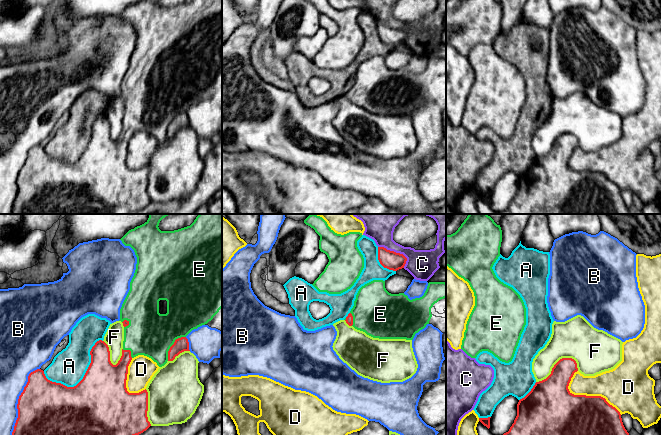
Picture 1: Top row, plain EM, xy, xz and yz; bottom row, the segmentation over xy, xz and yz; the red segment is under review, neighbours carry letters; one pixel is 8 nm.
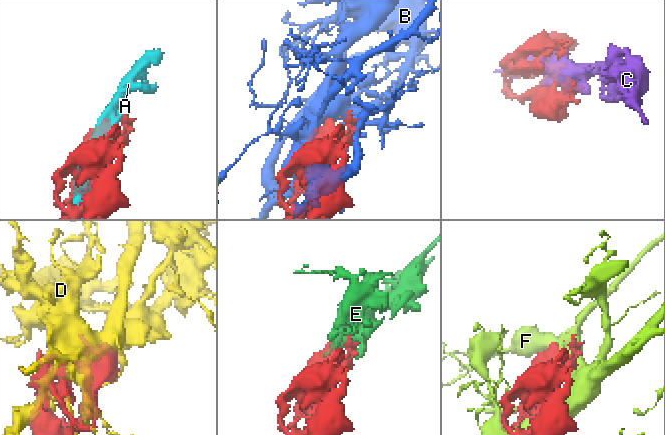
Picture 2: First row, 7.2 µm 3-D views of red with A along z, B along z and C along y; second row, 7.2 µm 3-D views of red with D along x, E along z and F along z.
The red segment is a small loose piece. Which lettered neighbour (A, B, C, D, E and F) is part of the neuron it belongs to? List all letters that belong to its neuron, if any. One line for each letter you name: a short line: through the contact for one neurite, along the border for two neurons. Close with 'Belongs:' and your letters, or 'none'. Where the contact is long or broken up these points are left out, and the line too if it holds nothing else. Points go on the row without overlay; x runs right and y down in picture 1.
Belongs: E

